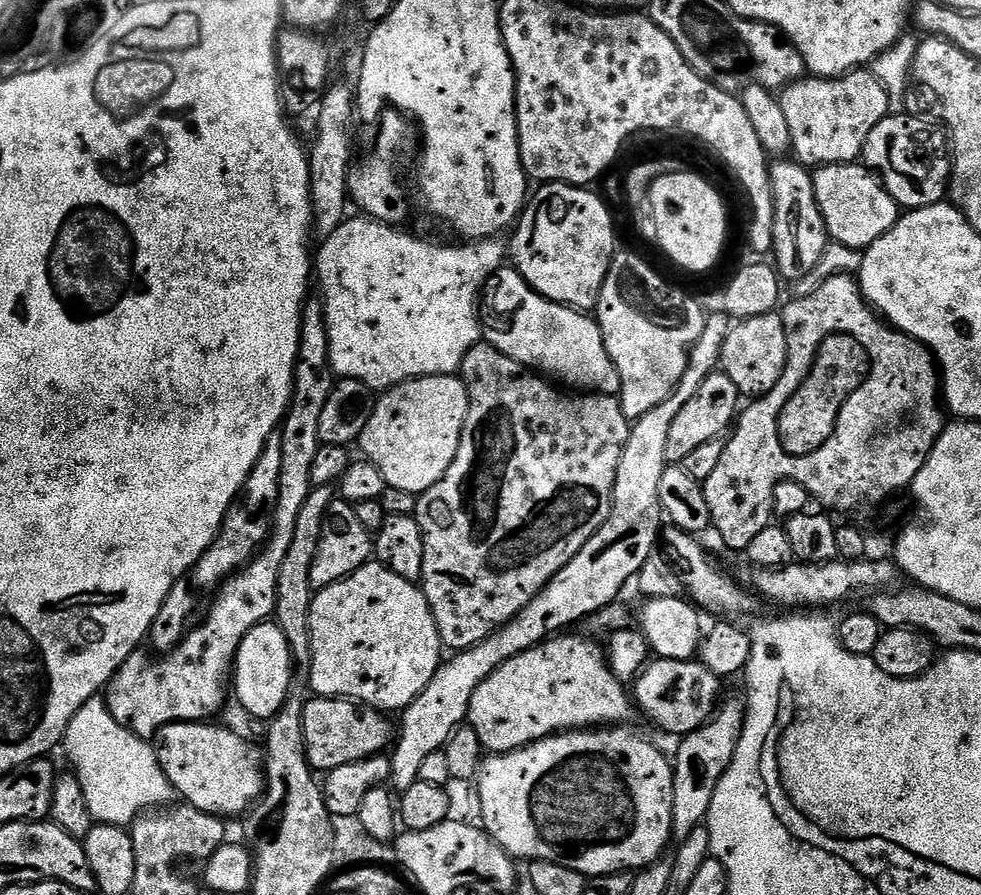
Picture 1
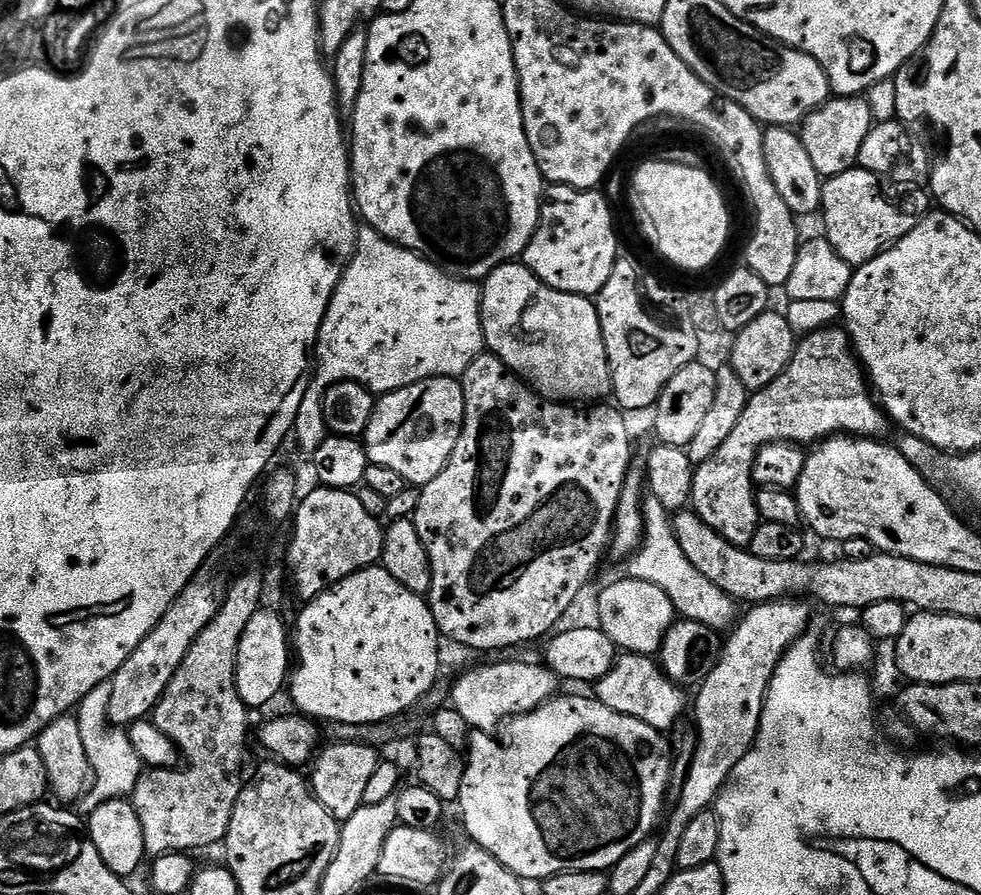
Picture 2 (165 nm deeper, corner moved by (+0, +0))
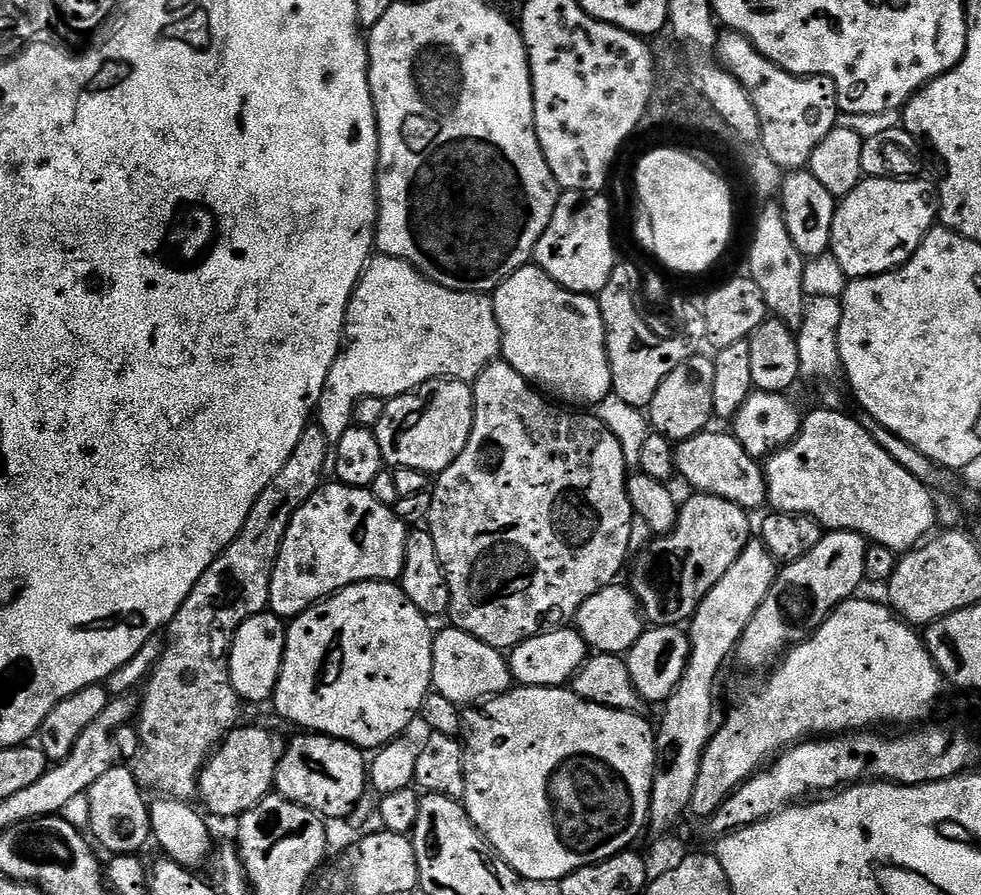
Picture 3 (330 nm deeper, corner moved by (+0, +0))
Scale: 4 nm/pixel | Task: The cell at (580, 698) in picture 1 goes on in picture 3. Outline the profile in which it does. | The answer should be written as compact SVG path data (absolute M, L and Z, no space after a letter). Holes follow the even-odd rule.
M445 626L441 632L439 629L432 641L432 649L433 689L442 694L442 698L450 698L450 702L454 702L457 706L472 706L489 696L500 696L503 692L509 691L513 683L505 653L462 630L451 626Z

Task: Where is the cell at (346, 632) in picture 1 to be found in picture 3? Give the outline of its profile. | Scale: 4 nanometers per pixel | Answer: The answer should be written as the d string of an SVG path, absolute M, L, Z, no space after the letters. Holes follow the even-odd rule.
M369 580L367 584L351 584L335 596L321 600L313 608L307 608L302 615L295 617L287 625L286 639L284 642L284 661L280 667L280 677L276 683L274 693L275 711L285 716L290 722L300 725L301 729L311 730L316 734L333 736L335 740L344 740L358 749L379 750L391 740L403 737L408 728L408 723L417 719L422 702L428 693L433 691L432 667L434 666L434 650L432 641L434 639L434 628L431 628L429 617L420 613L418 606L406 598L406 594L395 583Z

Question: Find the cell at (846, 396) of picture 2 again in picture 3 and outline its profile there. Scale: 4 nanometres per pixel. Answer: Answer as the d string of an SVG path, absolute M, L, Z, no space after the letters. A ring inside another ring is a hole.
M696 492L685 504L683 501L679 505L679 510L675 528L668 535L645 543L637 551L641 551L637 556L635 553L630 564L630 572L632 568L630 587L636 594L636 601L640 603L645 621L657 628L675 628L691 621L702 598L706 598L706 594L714 590L715 584L722 579L722 574L726 574L726 570L734 566L738 554L746 550L748 541L754 536L754 520L752 524L751 518L748 517L751 516L749 509L739 508L734 502L726 502L726 498Z

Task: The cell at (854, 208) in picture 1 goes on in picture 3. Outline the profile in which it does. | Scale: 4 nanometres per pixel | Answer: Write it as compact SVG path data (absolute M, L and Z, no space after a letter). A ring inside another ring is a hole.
M864 178L850 194L846 194L836 206L832 223L832 247L830 254L842 266L849 281L865 280L868 276L881 276L901 268L922 246L926 234L938 220L938 192L925 178L910 180L887 180L886 178Z

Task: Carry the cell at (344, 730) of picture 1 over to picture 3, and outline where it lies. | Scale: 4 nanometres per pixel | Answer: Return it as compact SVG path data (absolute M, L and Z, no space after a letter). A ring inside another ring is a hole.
M237 726L220 741L218 747L211 753L210 759L204 766L204 771L200 774L198 785L199 799L204 799L204 804L216 816L232 816L239 818L243 812L249 812L262 798L266 798L273 791L276 782L276 768L280 765L282 755L281 745L277 737L266 730L253 726Z

